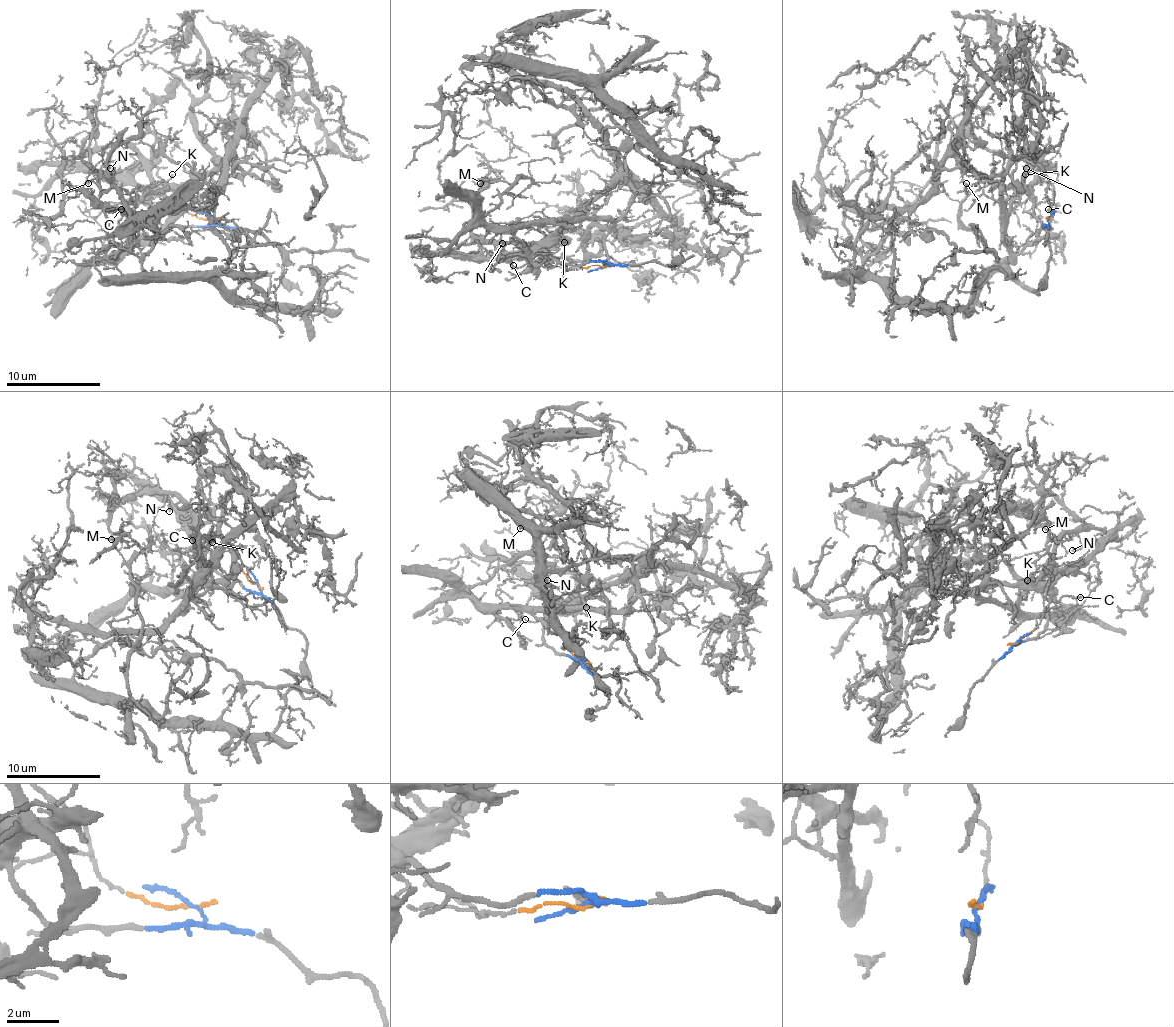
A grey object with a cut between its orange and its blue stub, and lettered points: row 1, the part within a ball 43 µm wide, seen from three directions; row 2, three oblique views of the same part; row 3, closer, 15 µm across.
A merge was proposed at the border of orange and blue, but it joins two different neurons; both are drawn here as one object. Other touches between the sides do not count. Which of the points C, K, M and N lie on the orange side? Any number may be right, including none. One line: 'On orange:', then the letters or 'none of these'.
On orange: M, N

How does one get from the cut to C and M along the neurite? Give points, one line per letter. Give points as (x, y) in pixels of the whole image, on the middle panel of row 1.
C: (606, 266), (606, 261), (578, 266), (557, 263), (543, 249), (543, 259), (533, 266), (512, 266)
M: (606, 266), (569, 270), (536, 247), (484, 242), (472, 233), (470, 219), (472, 198), (486, 179), (479, 184)

